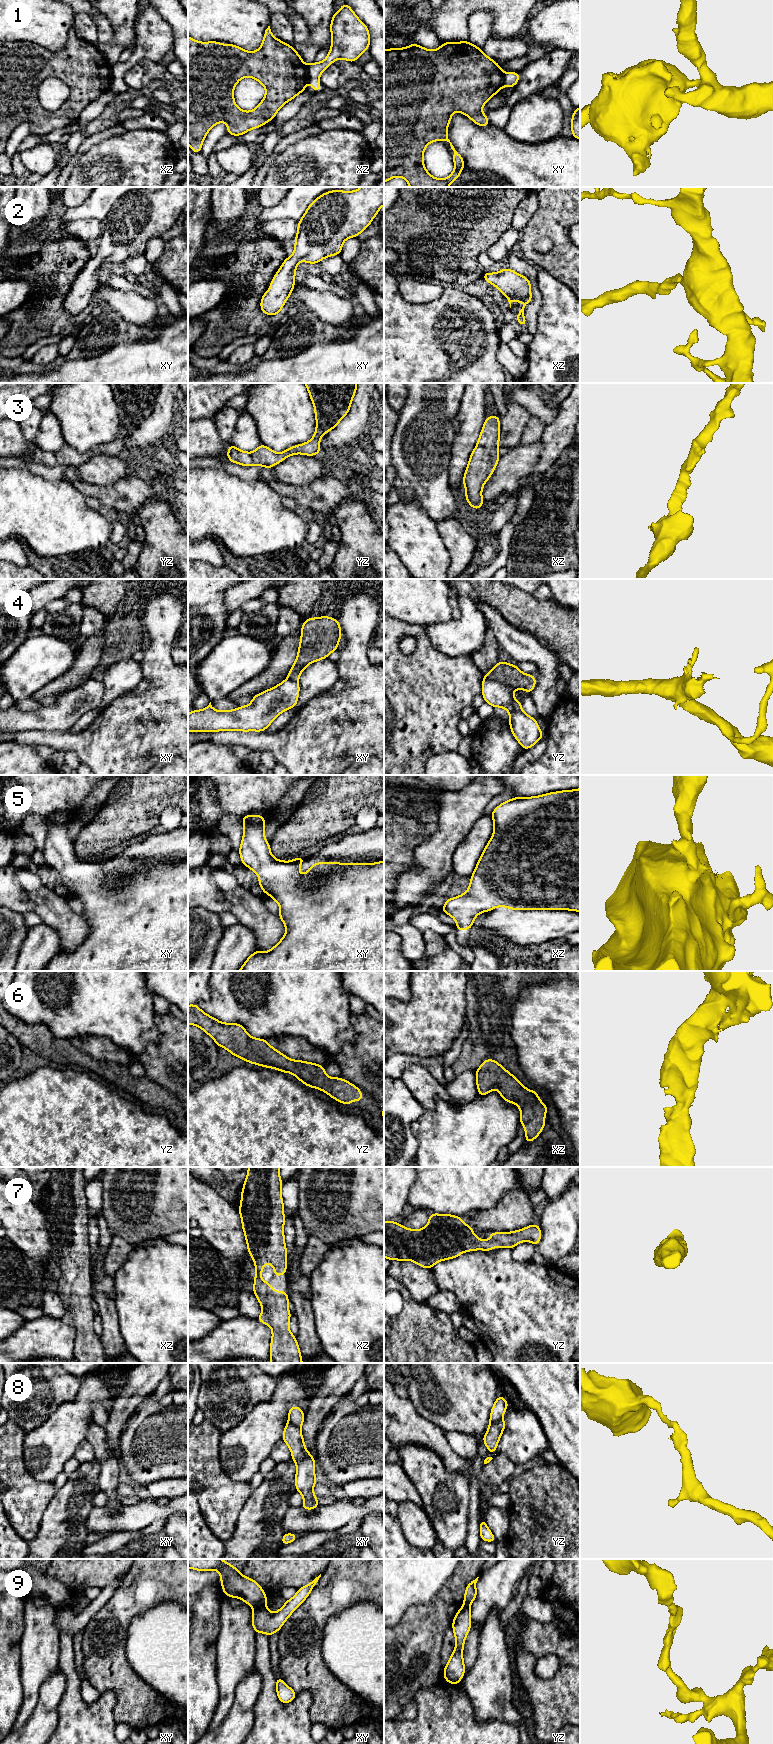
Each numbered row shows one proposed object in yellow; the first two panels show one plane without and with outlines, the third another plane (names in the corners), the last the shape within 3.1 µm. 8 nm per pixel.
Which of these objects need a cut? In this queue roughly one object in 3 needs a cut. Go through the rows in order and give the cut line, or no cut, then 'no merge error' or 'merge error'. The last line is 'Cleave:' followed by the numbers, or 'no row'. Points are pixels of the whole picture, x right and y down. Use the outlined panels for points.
1: cut in xz along (306, 66), (308, 76); merge error
2: no cut; no merge error
3: no cut; no merge error
4: cut in yz along (485, 676), (503, 681), (515, 687); merge error
5: no cut; no merge error
6: no cut; no merge error
7: no cut; no merge error
8: cut in yz along (502, 1418), (495, 1421), (489, 1427); merge error
9: cut in xy along (264, 1603), (254, 1608); merge error
Cleave: 1, 4, 8, 9

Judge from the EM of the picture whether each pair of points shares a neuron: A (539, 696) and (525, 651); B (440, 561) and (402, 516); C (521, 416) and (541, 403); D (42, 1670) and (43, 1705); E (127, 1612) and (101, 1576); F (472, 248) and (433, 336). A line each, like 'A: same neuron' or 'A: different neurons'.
A: same neuron
B: same neuron
C: different neurons
D: different neurons
E: different neurons
F: different neurons

